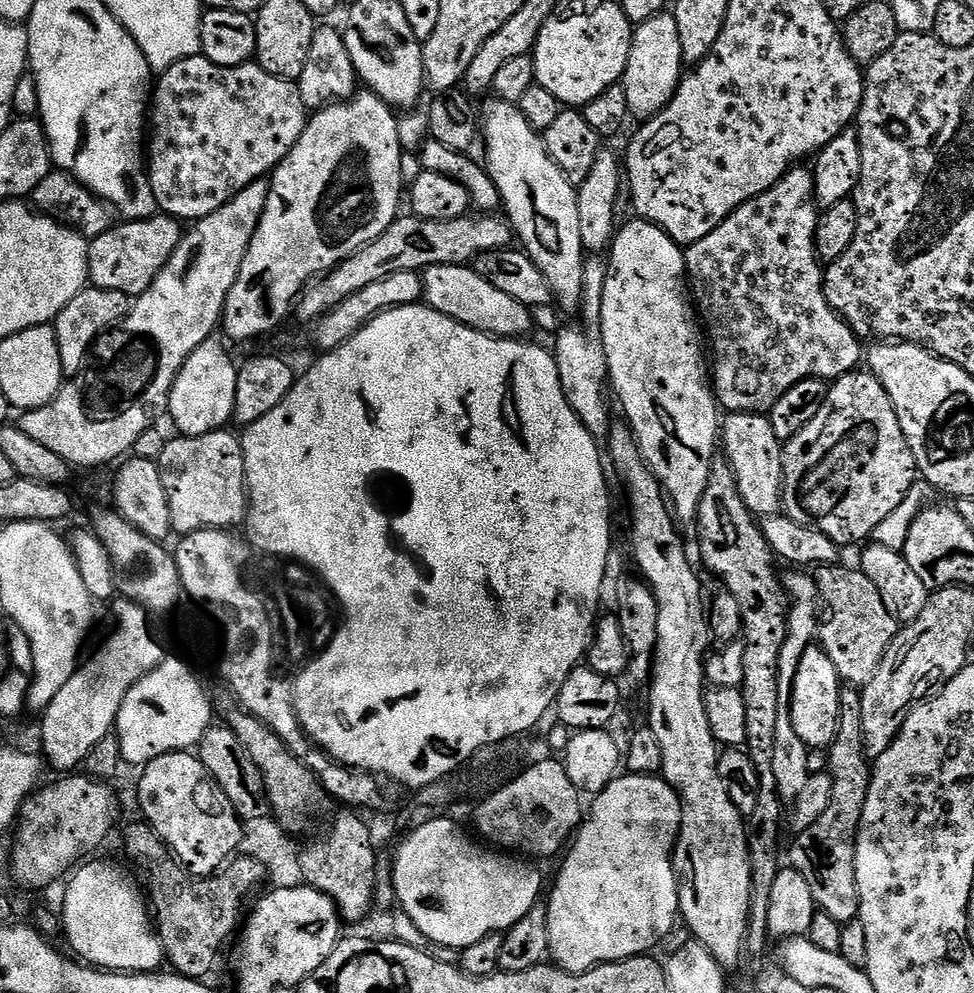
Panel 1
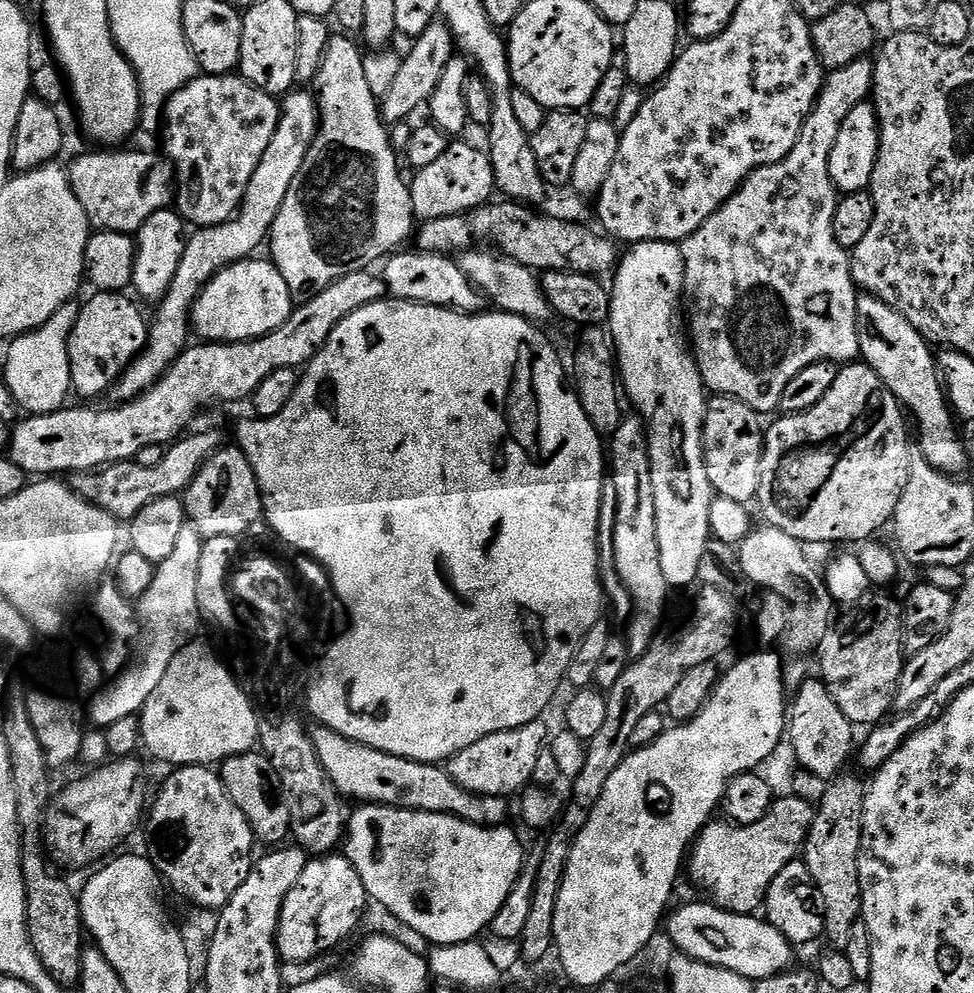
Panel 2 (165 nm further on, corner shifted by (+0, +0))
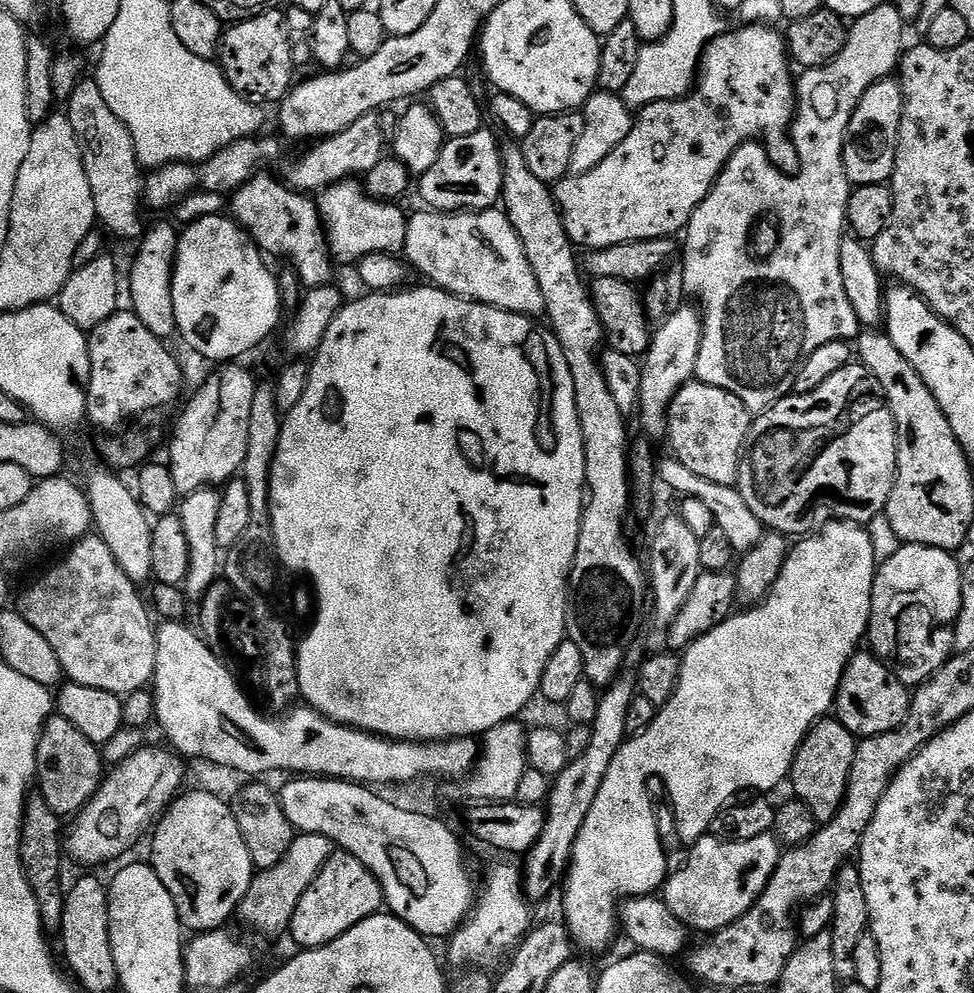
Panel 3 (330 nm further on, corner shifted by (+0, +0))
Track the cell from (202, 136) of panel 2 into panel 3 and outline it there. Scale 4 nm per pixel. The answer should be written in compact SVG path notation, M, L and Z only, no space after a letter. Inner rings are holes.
M264 174L253 175L239 188L237 192L231 193L230 196L230 216L237 224L242 227L249 239L260 250L260 252L269 256L285 256L289 260L291 267L300 278L300 283L305 289L321 288L323 284L333 283L332 268L334 261L328 251L328 238L324 234L324 226L320 219L319 211L314 210L307 195L296 191L295 188L288 187L287 183L275 180L272 176L260 176Z

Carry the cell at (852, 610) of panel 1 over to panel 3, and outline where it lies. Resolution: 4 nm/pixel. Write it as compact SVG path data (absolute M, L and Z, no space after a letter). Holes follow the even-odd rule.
M860 650L842 674L842 682L836 691L834 716L842 726L846 726L846 730L850 730L852 736L877 736L902 726L911 705L910 688L899 681L895 671L872 652Z

